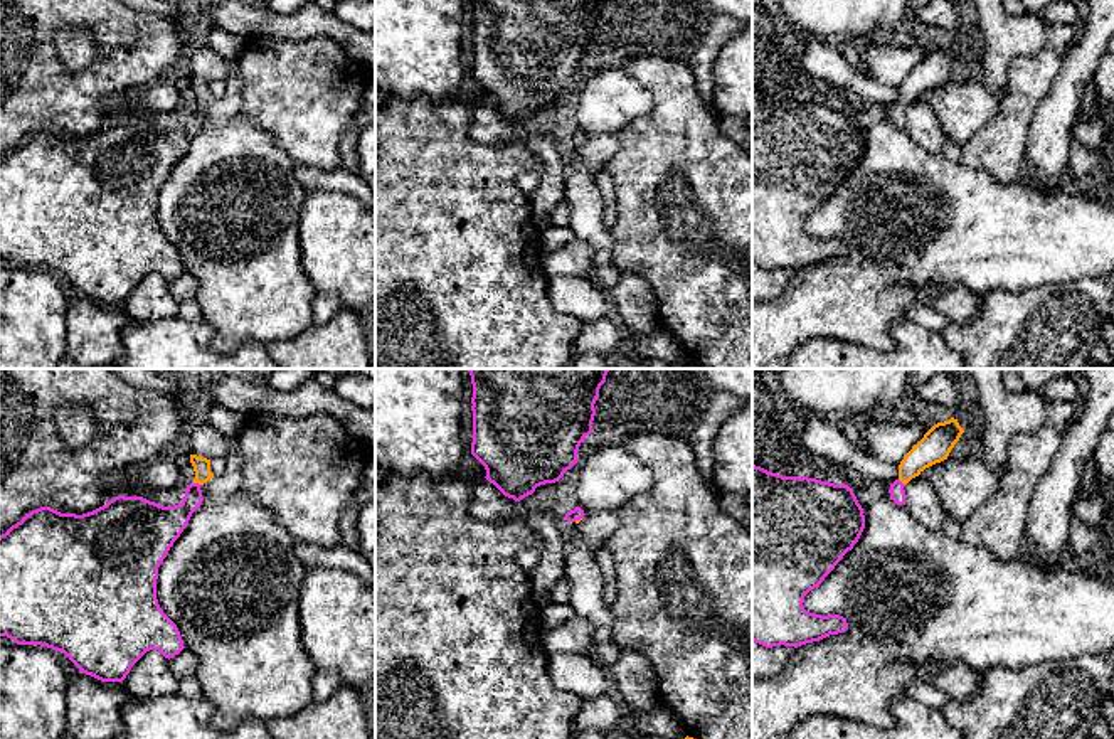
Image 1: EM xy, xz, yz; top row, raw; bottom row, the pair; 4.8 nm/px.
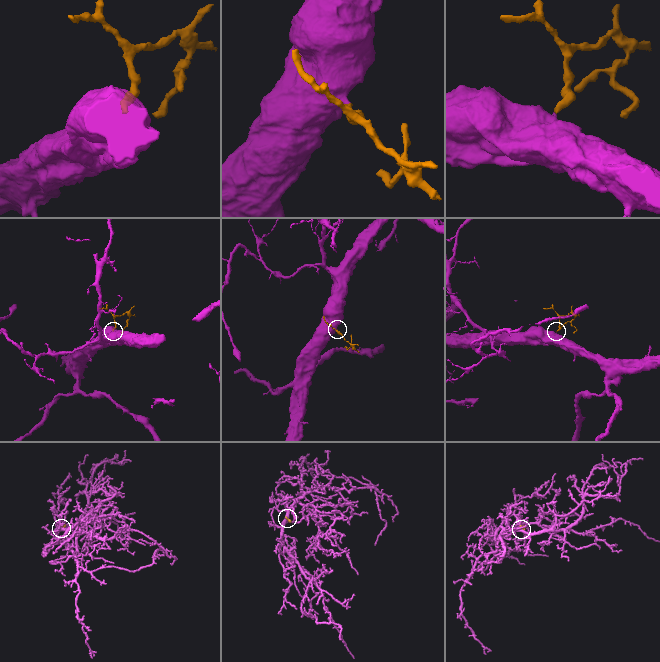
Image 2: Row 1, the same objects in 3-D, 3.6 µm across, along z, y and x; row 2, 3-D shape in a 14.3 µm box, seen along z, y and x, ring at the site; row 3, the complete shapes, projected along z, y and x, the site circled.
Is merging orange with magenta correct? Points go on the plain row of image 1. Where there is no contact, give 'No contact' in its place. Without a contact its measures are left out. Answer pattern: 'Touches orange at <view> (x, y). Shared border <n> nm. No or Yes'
Touches orange at xy (197, 105). Shared border 40 nm. Yes

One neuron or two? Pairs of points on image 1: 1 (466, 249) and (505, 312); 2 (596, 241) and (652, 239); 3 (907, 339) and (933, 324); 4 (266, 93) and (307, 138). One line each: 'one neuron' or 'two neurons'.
1: one neuron
2: two neurons
3: two neurons
4: one neuron

